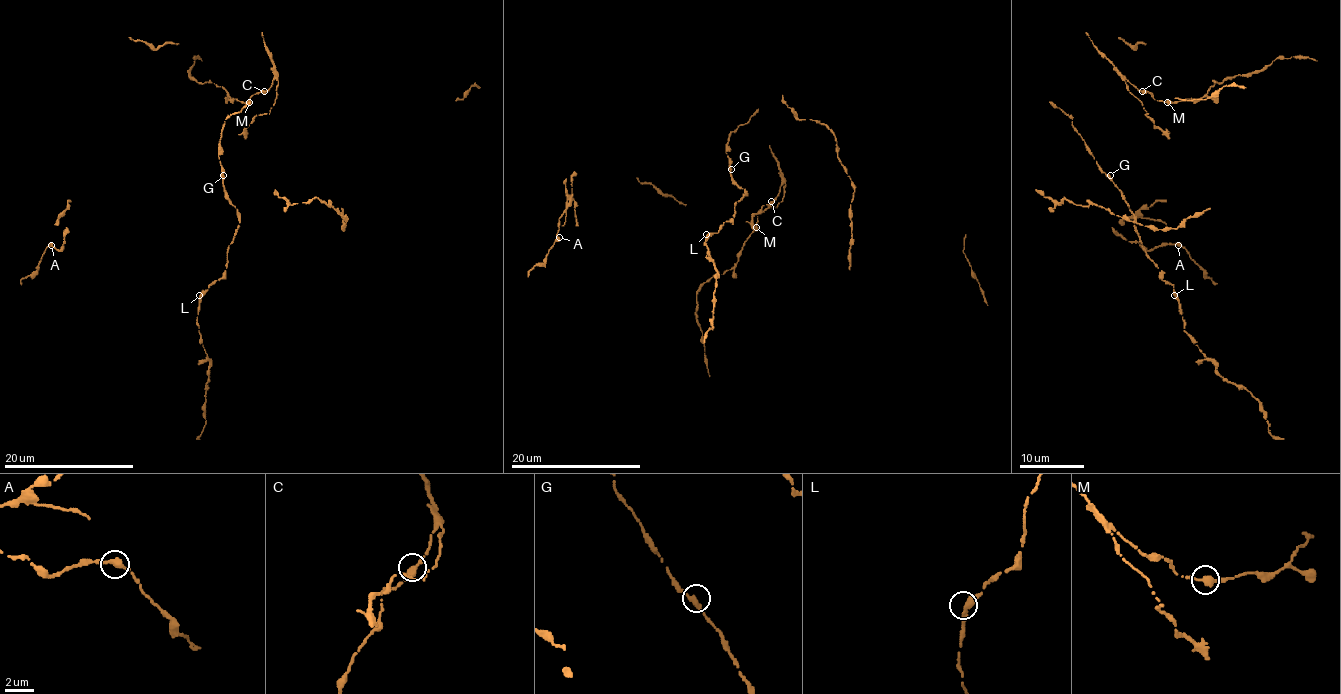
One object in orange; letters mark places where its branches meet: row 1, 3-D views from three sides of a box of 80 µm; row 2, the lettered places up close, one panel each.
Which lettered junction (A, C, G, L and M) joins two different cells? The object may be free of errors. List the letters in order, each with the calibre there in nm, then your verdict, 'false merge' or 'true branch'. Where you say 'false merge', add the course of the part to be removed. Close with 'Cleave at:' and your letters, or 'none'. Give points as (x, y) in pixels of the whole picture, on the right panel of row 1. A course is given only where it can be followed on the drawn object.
A: 340 nm thick; true branch
C: 360 nm thick; true branch
G: 320 nm thick; true branch
L: 360 nm thick; true branch
M: 340 nm thick; true branch
Cleave at: none

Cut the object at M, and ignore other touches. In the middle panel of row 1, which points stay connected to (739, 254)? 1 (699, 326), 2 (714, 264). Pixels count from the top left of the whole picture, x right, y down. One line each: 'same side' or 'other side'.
1: same side
2: other side

